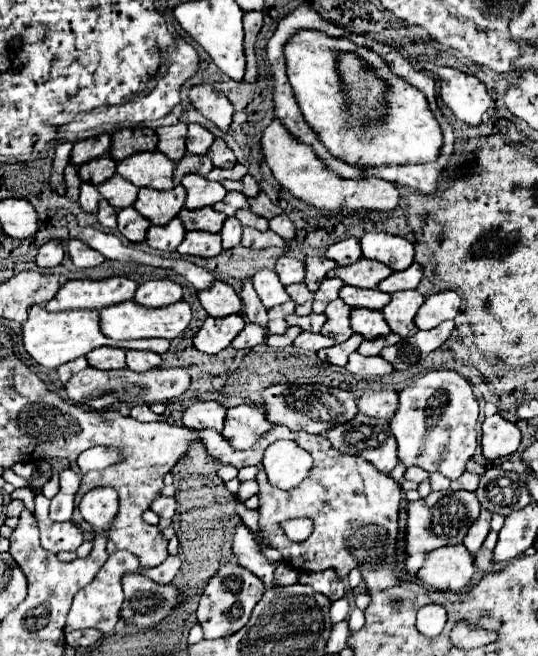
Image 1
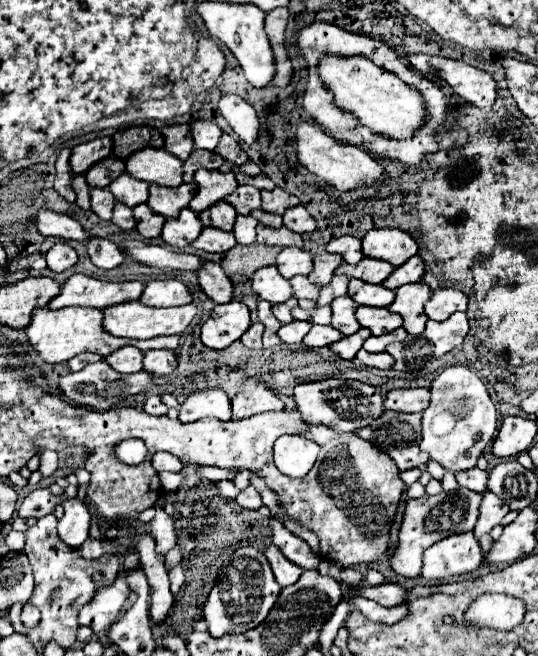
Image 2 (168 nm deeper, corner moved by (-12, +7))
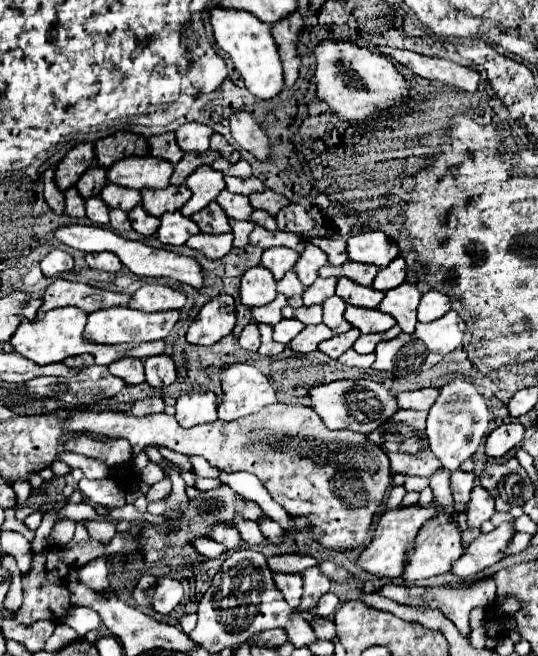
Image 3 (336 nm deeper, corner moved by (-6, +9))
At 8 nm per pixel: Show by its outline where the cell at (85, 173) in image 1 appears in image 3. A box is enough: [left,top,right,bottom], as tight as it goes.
[76,166,106,198]

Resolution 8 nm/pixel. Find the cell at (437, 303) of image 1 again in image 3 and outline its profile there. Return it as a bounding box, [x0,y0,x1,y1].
[418,290,450,322]

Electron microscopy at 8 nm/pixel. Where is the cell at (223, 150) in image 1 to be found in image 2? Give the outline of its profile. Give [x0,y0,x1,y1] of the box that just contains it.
[216,134,248,164]

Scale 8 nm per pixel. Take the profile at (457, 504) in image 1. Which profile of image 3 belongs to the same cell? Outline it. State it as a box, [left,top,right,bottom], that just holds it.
[356,502,436,578]

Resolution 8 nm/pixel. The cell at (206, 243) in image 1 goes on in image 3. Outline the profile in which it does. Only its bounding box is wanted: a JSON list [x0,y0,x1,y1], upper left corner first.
[186,234,232,260]

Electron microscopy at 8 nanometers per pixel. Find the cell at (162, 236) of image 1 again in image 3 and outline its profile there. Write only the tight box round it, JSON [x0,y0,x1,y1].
[158,212,198,246]

